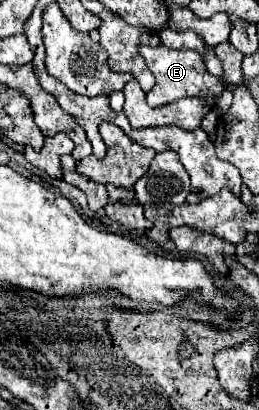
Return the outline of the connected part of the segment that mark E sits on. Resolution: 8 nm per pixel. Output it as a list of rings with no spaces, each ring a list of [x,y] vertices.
[[[158,45],[158,47],[142,47],[140,53],[146,59],[148,69],[156,77],[154,89],[146,95],[146,103],[150,107],[162,107],[162,105],[174,103],[182,97],[200,97],[210,107],[214,107],[216,99],[224,91],[224,83],[218,77],[208,75],[208,71],[204,67],[204,61],[202,61],[202,55],[198,51],[192,51],[192,49],[182,51],[182,49],[170,49],[166,45]]]

